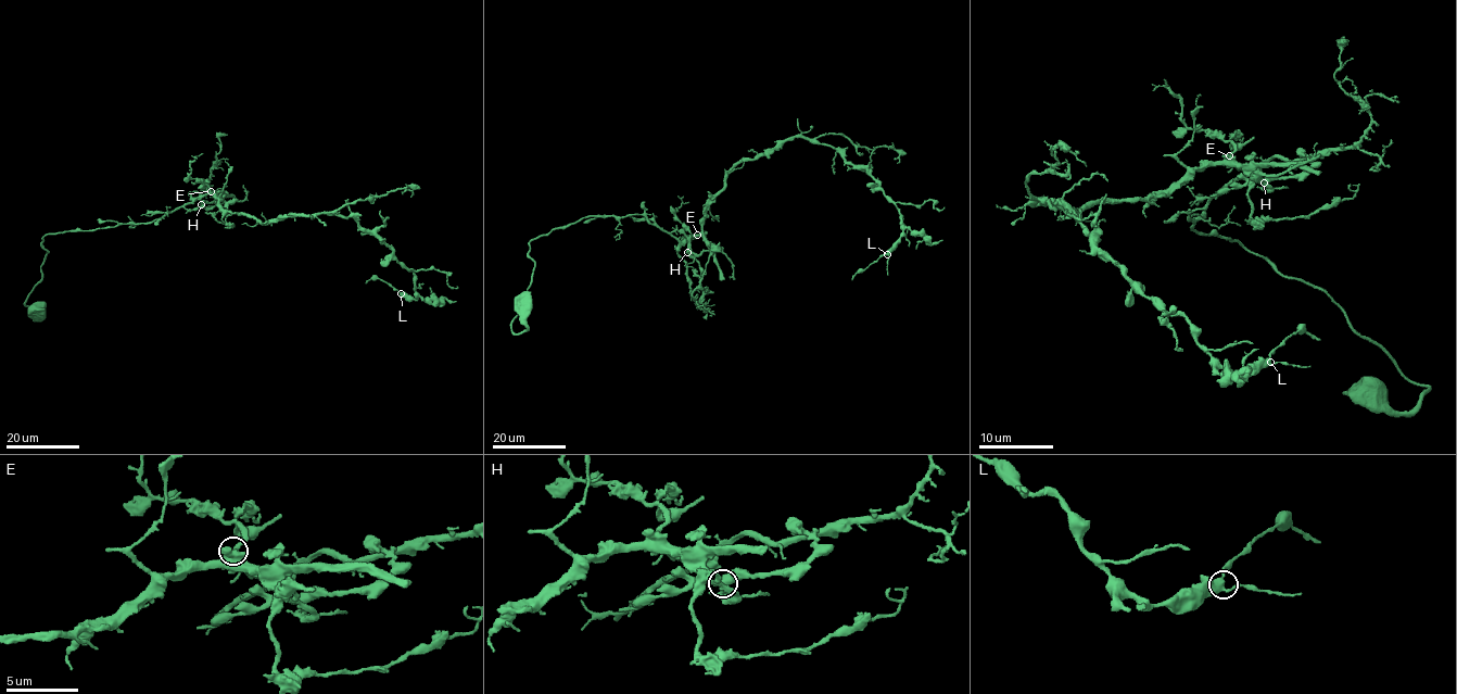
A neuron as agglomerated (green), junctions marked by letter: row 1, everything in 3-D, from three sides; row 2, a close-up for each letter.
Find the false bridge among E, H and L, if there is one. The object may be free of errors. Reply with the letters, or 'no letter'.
H

